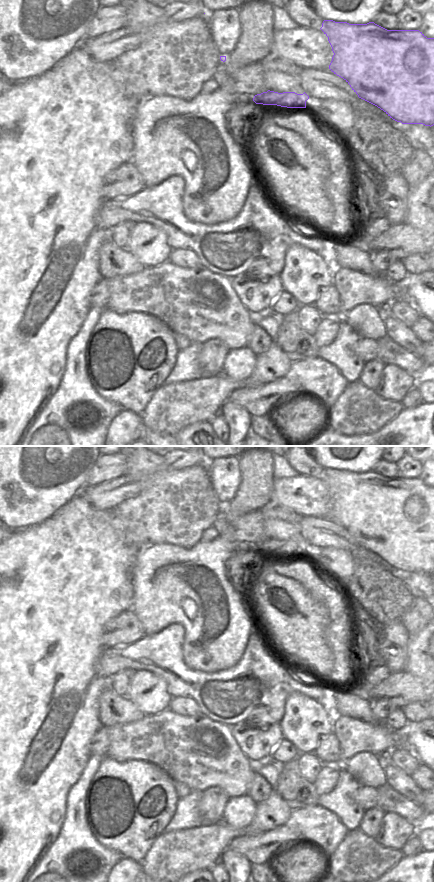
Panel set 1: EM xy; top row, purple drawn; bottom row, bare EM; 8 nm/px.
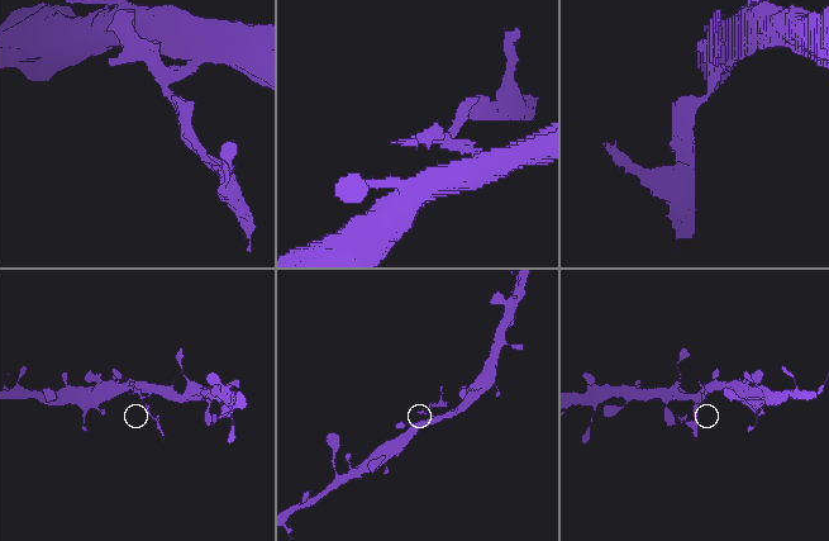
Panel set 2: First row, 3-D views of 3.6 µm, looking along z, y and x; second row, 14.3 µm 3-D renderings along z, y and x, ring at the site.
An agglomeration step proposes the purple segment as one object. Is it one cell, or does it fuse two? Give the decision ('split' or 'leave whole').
split

